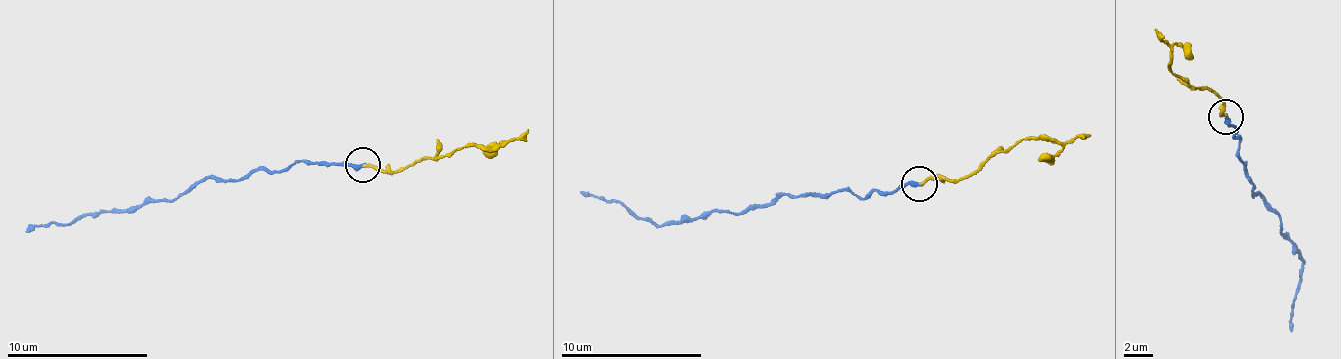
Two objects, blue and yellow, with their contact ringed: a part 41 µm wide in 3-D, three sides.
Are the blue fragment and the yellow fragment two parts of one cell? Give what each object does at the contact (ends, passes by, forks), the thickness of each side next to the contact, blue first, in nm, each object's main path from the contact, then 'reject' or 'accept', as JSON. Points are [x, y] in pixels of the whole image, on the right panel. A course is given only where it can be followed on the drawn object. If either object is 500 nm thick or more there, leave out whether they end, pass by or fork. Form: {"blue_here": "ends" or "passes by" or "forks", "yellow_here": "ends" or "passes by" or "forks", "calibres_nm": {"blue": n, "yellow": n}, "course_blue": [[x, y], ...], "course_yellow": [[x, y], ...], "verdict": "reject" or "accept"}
{"blue_here": "ends", "yellow_here": "ends", "calibres_nm": {"blue": 300, "yellow": 190}, "course_blue": [[1225, 118], [1242, 140], [1239, 157], [1255, 197], [1269, 206], [1304, 263], [1292, 301], [1292, 332]], "course_yellow": [[1225, 118], [1219, 99], [1207, 85], [1198, 89], [1171, 71], [1168, 60], [1171, 46], [1186, 51], [1194, 59]], "verdict": "reject"}

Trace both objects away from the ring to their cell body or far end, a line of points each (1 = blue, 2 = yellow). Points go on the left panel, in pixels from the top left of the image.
1: (361, 165), (300, 163), (284, 170), (190, 183), (175, 198), (101, 212), (25, 232)
2: (361, 165), (407, 168), (463, 145), (488, 146), (504, 142), (489, 147), (484, 157)

